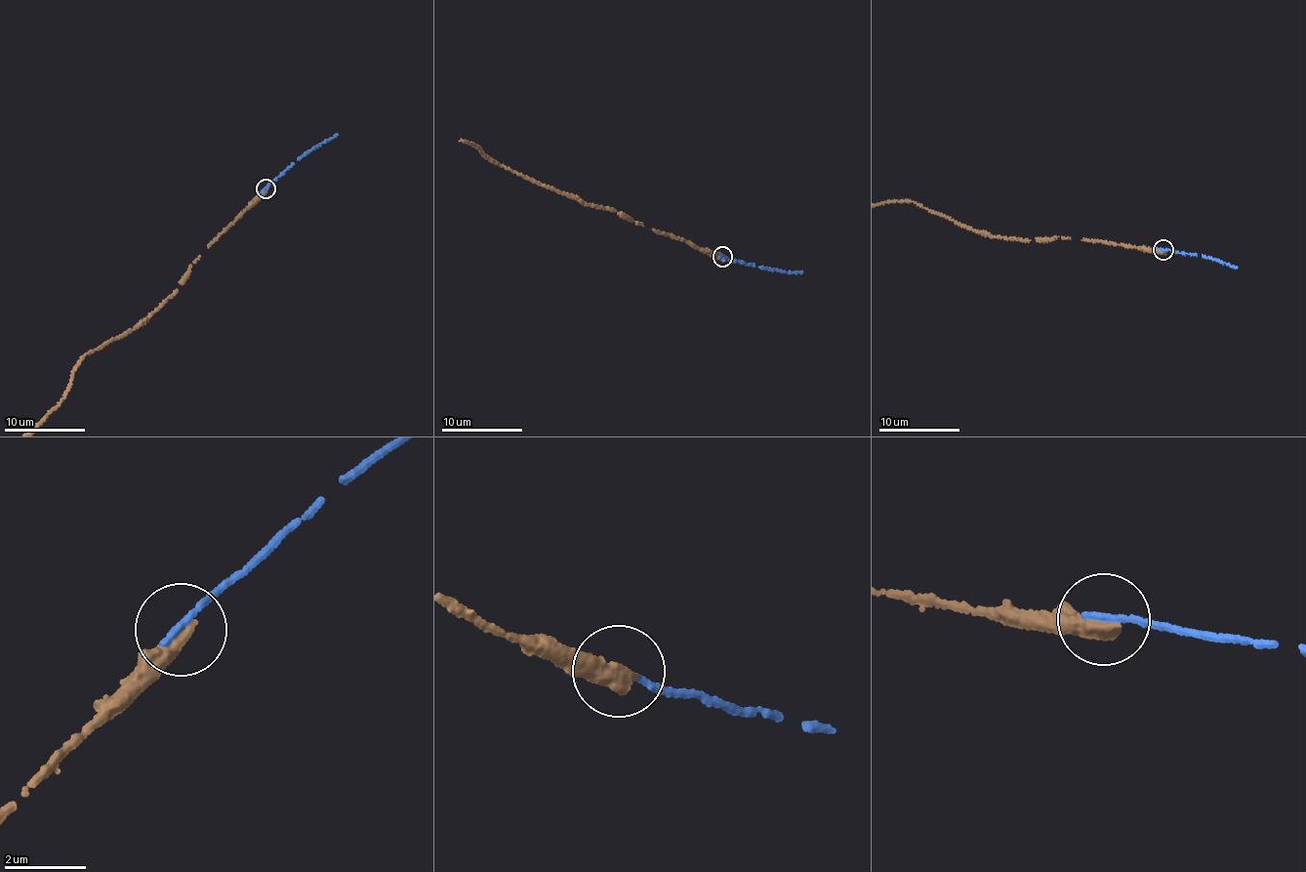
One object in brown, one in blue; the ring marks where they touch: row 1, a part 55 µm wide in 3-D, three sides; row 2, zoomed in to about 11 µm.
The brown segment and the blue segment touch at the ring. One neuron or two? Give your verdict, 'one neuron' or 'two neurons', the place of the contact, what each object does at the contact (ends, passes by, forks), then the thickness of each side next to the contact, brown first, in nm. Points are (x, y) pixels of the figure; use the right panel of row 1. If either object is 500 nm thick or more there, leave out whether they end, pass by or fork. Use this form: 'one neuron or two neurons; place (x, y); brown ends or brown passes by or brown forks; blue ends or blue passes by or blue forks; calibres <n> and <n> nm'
two neurons; place (1163, 250); calibres 500 and 200 nm

